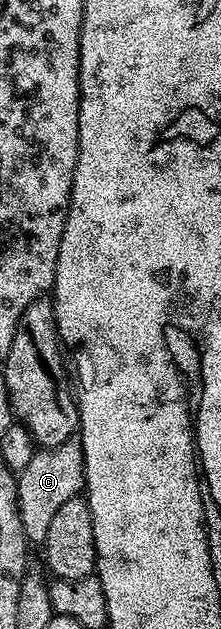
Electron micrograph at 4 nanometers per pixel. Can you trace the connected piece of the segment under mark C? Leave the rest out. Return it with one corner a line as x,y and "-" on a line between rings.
71,438
60,442
60,446
38,448
32,462
28,462
28,466
24,466
24,470
17,473
17,477
18,505
20,518
24,521
24,534
31,545
45,545
52,517
60,511
60,506
64,506
64,502
68,502
68,498
83,491
86,475
81,439

